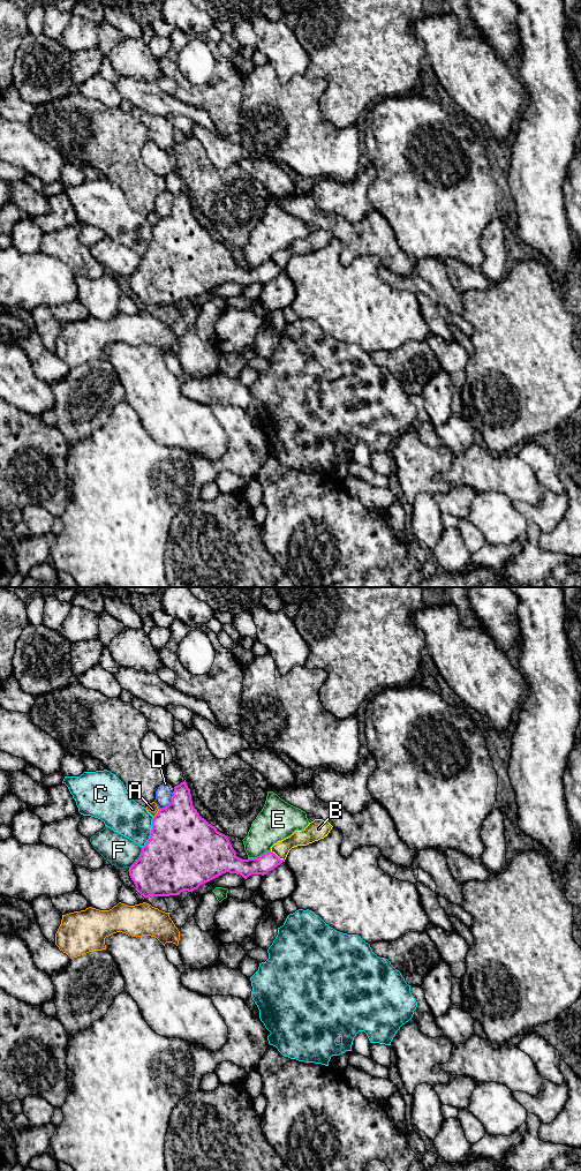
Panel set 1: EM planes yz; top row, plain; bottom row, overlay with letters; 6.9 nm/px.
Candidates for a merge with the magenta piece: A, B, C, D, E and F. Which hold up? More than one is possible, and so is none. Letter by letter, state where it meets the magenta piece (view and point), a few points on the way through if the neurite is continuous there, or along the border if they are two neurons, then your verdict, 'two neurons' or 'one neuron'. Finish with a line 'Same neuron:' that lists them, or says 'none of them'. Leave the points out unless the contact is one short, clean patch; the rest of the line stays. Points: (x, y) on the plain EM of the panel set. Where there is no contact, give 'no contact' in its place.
A: meets magenta in yz at (157, 223); two neurons
B: meets magenta in yz at (277, 265); border along yz (271, 260), (284, 270); two neurons
C: meets magenta in yz at (151, 241); two neurons
D: meets magenta in yz at (170, 212); two neurons
E: meets magenta in yz at (259, 265); border along yz (270, 260), (248, 268); two neurons
F: meets magenta in yz at (138, 267); two neurons
Same neuron: none of them

